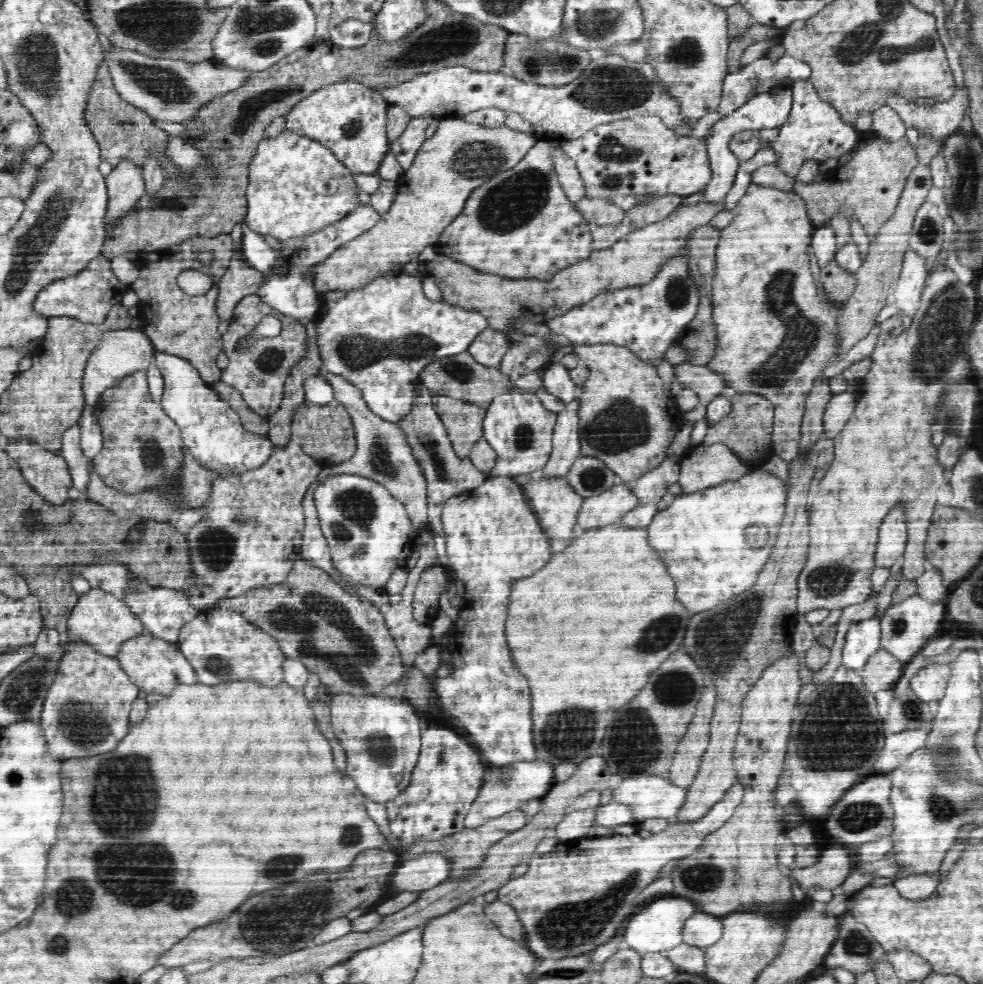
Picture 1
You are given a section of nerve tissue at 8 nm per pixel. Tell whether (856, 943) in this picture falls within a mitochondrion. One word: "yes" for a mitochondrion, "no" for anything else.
yes

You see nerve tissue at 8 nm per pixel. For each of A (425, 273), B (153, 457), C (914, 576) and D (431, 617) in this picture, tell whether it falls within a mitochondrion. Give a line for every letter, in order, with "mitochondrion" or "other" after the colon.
A: other
B: mitochondrion
C: other
D: other

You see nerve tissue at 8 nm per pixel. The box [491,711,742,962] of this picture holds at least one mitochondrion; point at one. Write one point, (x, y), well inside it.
(564, 928)

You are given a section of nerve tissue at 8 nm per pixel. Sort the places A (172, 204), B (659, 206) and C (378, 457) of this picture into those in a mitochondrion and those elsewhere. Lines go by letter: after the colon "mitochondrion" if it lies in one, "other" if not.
A: mitochondrion
B: other
C: mitochondrion

